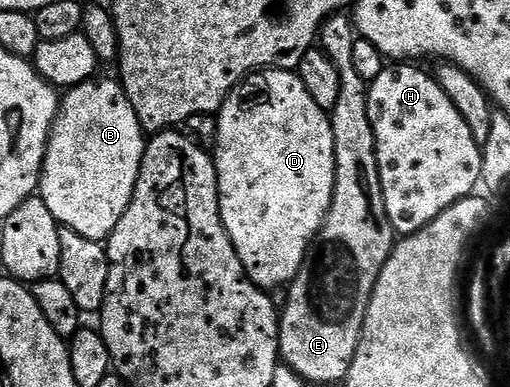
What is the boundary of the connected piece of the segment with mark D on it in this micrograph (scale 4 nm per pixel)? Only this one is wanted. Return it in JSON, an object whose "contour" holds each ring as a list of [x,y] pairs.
{"contour":[[[264,69],[255,71],[242,78],[234,86],[229,95],[226,96],[226,102],[216,114],[217,133],[215,135],[215,144],[212,150],[216,175],[218,176],[218,202],[220,203],[220,215],[224,227],[228,231],[228,239],[244,267],[244,271],[250,276],[250,282],[258,286],[259,289],[275,291],[281,287],[289,286],[290,282],[296,279],[300,267],[304,263],[306,253],[310,250],[310,244],[318,236],[320,227],[330,210],[332,195],[334,194],[334,172],[336,171],[336,155],[334,154],[334,140],[332,139],[332,127],[330,118],[316,103],[312,100],[312,95],[304,88],[304,83],[299,79],[297,72],[288,69]]]}

